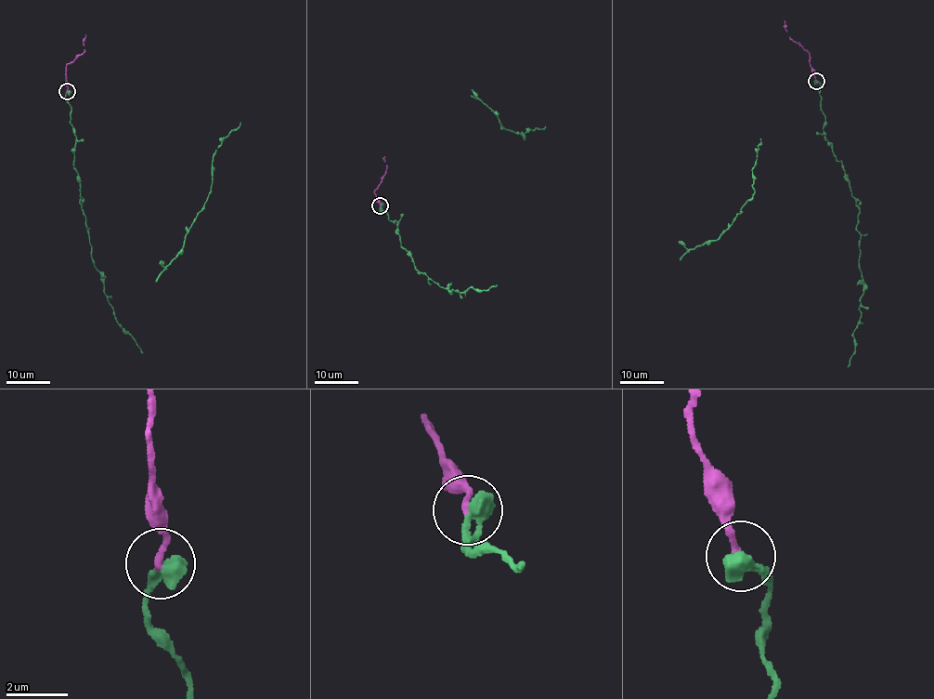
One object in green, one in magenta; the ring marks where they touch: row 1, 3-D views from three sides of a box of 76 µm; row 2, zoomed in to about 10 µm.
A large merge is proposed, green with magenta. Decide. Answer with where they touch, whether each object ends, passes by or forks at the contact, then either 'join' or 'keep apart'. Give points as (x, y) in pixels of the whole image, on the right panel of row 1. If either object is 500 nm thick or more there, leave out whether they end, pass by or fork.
at (816, 81); join

